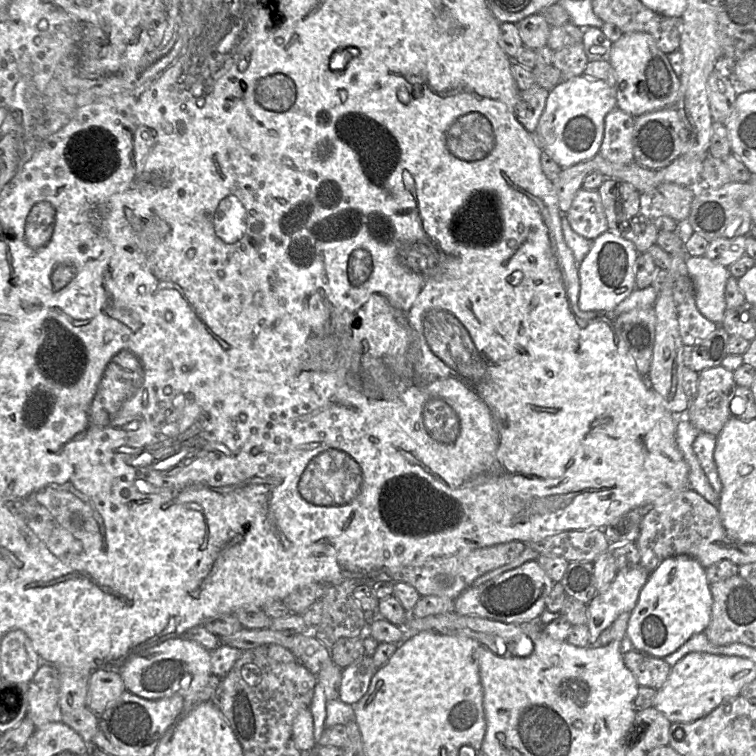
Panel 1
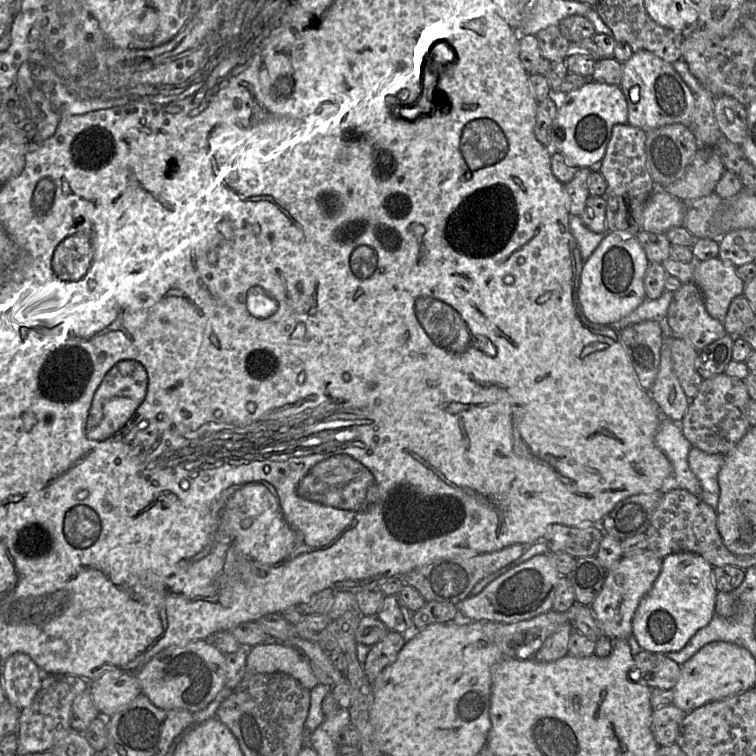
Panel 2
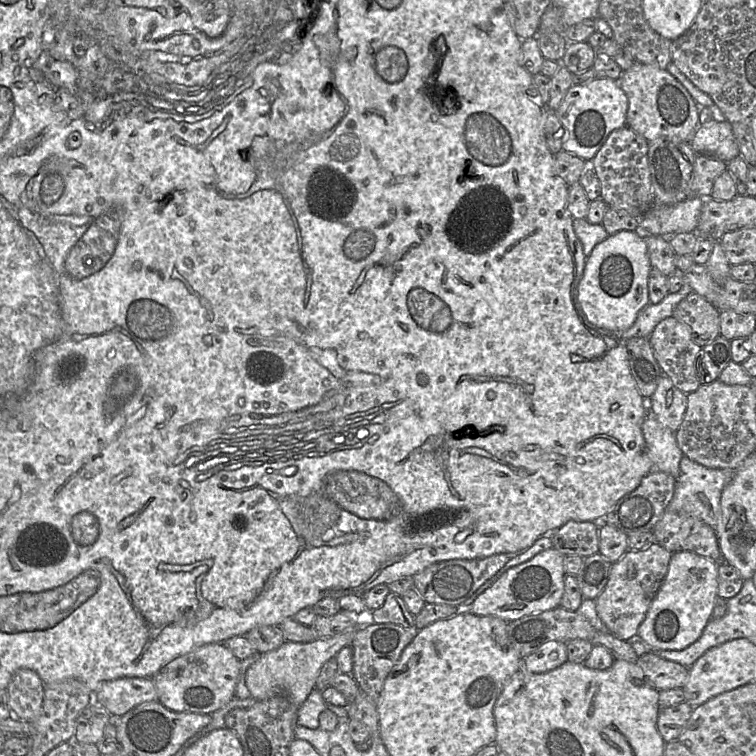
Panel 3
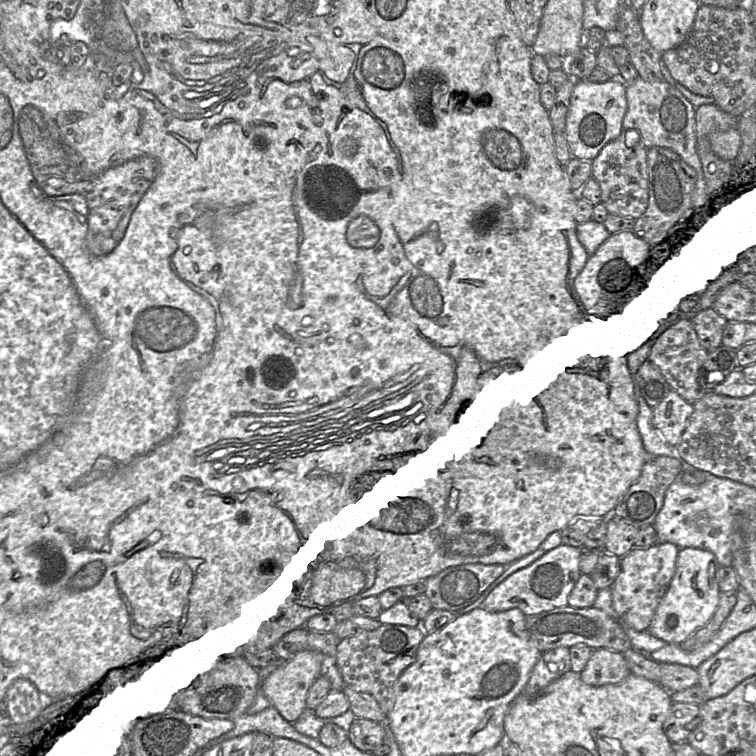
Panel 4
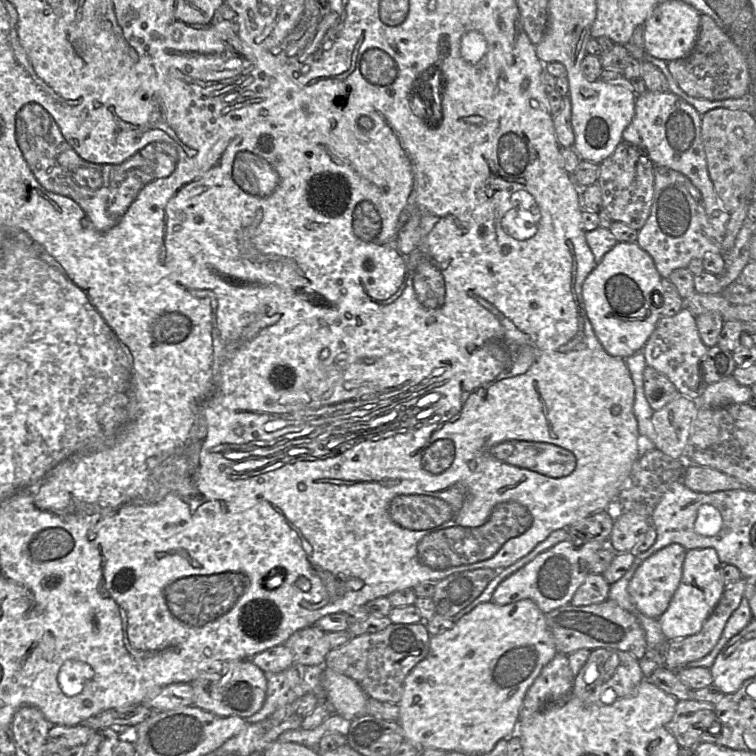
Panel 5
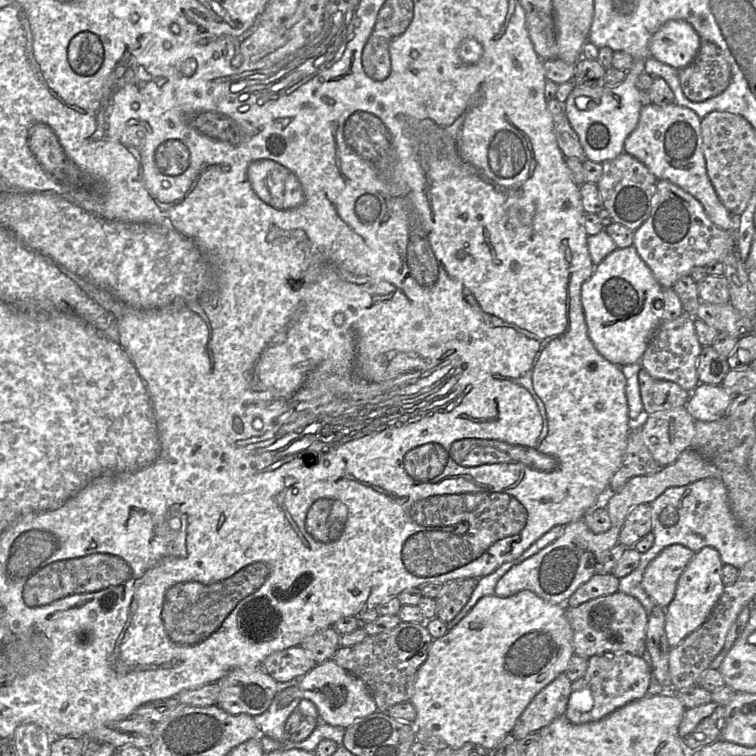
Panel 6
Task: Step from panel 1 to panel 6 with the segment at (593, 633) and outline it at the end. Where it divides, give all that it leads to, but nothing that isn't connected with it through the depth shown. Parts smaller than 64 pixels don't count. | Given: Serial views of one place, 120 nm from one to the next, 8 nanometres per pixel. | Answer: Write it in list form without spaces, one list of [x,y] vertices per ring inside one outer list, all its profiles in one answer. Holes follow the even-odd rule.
[[[674,544],[666,547],[646,567],[642,587],[656,606],[666,609],[673,600],[678,579],[694,555],[689,548]]]

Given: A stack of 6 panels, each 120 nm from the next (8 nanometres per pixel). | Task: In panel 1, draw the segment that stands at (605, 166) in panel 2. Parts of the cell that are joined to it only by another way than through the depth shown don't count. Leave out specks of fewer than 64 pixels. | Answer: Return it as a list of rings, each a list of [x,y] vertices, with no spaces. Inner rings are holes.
[[[614,108],[604,121],[604,136],[599,155],[610,163],[626,165],[634,162],[633,135],[635,117]]]

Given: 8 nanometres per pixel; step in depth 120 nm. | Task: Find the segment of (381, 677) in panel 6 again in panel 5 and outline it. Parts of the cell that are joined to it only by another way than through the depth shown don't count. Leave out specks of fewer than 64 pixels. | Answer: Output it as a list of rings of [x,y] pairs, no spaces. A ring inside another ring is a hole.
[[[425,622],[392,623],[380,632],[355,636],[345,645],[330,650],[324,665],[353,679],[368,698],[397,704],[402,698],[405,678],[427,657],[430,639]]]

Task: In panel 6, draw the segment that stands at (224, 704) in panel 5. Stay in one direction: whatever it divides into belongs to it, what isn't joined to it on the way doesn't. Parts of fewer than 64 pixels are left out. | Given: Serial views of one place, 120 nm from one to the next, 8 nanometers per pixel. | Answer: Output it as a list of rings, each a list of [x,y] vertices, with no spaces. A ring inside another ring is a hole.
[[[262,667],[234,668],[218,680],[220,693],[216,705],[237,715],[264,713],[277,693],[277,681]]]

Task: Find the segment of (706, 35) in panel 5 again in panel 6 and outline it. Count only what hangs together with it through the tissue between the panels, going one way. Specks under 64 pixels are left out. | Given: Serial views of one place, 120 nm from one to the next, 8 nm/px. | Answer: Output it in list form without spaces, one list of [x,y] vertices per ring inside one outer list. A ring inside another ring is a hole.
[[[701,40],[695,58],[679,69],[679,80],[685,96],[694,102],[722,93],[731,80],[731,68],[723,51],[710,41]]]

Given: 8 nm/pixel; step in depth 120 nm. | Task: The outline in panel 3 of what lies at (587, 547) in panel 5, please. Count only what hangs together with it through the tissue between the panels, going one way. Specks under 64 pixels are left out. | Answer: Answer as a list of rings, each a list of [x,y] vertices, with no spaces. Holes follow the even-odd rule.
[[[551,547],[532,559],[507,570],[490,588],[476,598],[471,612],[478,616],[498,617],[511,622],[560,606],[564,593],[564,555]]]

